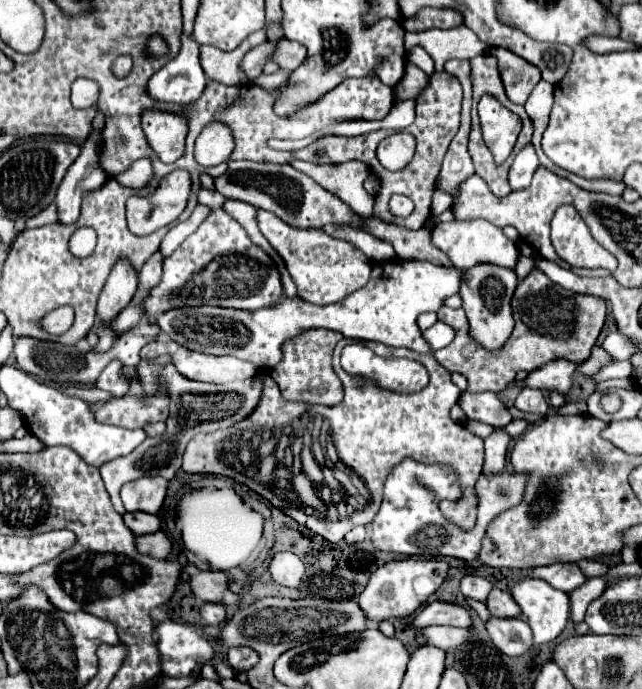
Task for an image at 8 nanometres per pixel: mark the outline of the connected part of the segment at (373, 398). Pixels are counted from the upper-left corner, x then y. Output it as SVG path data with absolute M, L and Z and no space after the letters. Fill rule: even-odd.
M343 338L337 343L333 352L332 365L337 377L341 379L341 383L345 387L345 399L341 405L330 407L330 436L339 459L349 469L359 473L359 477L365 481L365 485L371 493L371 503L361 513L339 519L337 523L323 521L313 515L305 515L305 511L299 511L299 509L293 509L293 517L301 525L311 527L311 531L315 531L315 523L317 523L317 527L323 529L321 535L325 535L325 539L339 543L351 527L371 523L371 519L375 517L375 513L379 511L379 505L381 505L381 489L383 489L387 473L405 457L413 457L413 459L427 463L427 465L447 463L457 471L459 483L463 489L463 499L457 503L443 501L441 511L447 517L451 517L451 521L455 521L459 527L471 529L475 525L475 517L477 517L475 483L483 471L481 469L481 465L483 465L483 439L473 435L465 425L453 423L449 417L449 409L457 403L457 397L461 395L461 389L457 389L457 385L453 385L453 381L451 381L451 373L445 371L435 361L433 353L419 355L409 349L391 349L387 345L367 341L363 345L373 349L373 353L377 353L379 357L407 357L407 359L413 359L417 363L425 365L425 369L429 371L431 381L423 391L419 391L415 395L387 393L387 391L379 389L375 383L365 382L365 380L343 371L340 364L341 353L343 347L352 341L353 339Z

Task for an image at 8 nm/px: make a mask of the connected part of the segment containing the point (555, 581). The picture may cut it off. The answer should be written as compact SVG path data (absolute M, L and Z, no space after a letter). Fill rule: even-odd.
M553 563L547 567L535 567L535 569L531 569L529 577L541 577L545 583L549 583L565 593L573 591L575 587L579 587L587 581L575 563Z

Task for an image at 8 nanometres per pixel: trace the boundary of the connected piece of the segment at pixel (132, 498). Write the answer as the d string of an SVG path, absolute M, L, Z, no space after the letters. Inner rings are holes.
M141 477L123 485L121 499L129 513L145 511L157 515L165 501L167 487L169 481L163 477Z

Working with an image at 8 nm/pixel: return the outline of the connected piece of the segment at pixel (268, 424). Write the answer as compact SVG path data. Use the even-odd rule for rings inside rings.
M267 375L265 389L263 389L263 395L261 395L257 409L241 421L238 426L240 429L275 431L275 429L283 429L293 419L299 419L303 413L307 413L307 409L309 407L305 403L285 401L281 397L275 381Z

